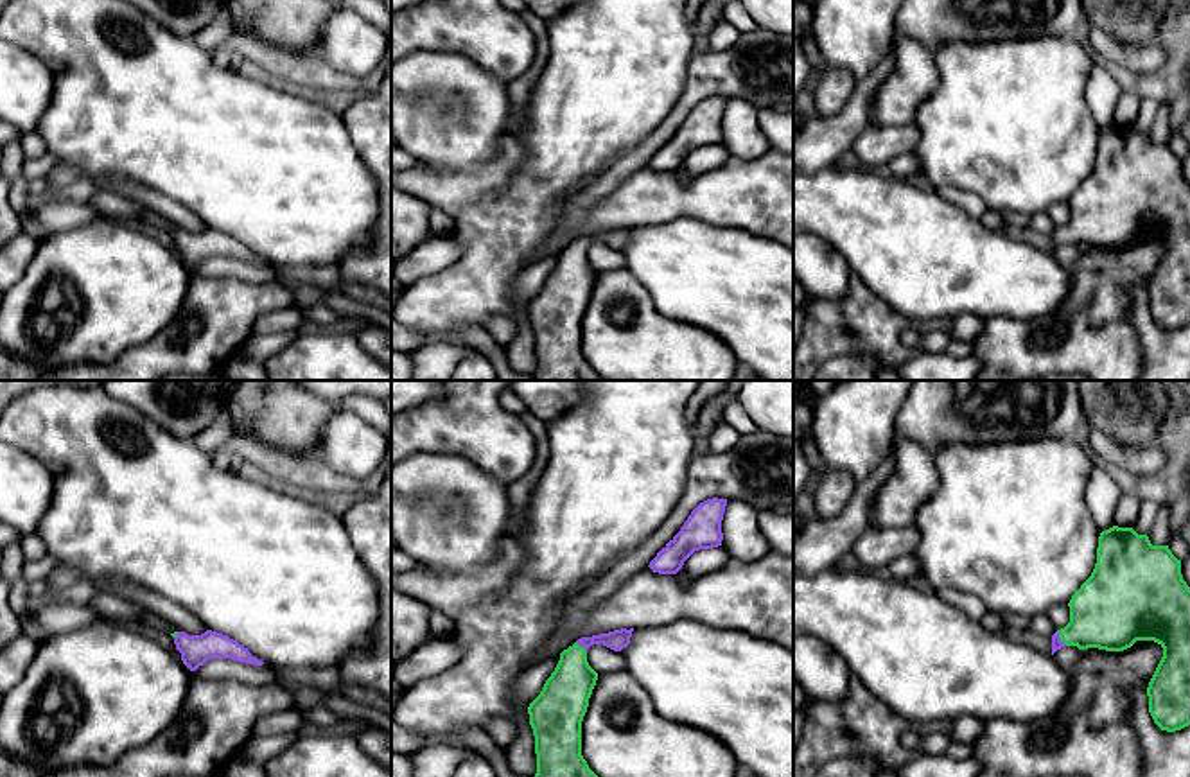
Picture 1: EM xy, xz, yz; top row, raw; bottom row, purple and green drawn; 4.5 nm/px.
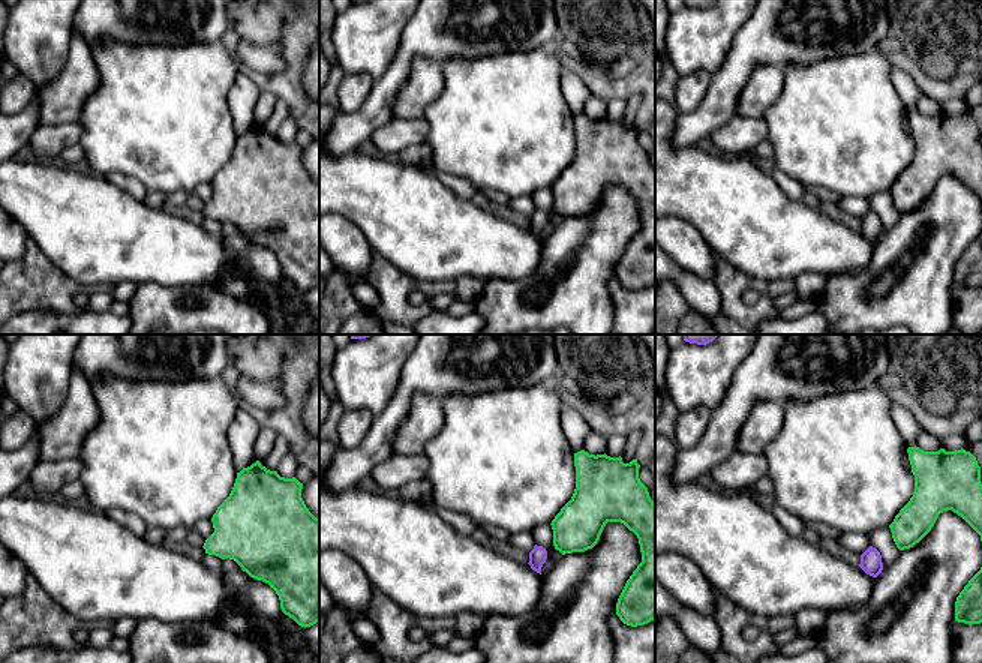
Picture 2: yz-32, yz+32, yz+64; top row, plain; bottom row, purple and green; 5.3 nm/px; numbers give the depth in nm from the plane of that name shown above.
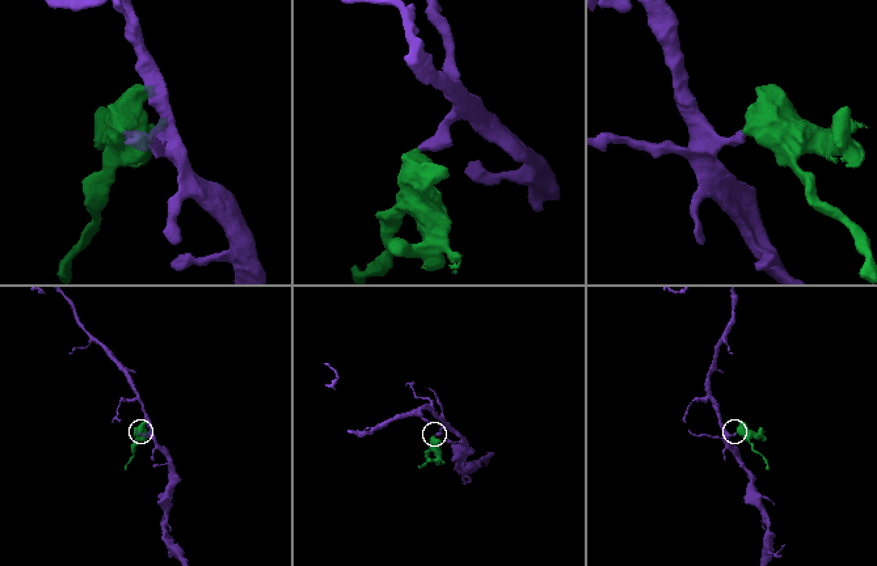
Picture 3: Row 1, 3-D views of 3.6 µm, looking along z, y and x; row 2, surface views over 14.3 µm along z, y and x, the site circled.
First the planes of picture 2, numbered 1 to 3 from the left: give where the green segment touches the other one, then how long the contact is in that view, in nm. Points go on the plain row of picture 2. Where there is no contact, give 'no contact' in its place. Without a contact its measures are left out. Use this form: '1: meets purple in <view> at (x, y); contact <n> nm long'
1: no contact
2: no contact
3: no contact

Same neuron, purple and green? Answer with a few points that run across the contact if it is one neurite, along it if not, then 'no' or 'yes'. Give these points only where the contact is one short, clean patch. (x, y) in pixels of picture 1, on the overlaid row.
line xz (618, 639), (593, 639), (582, 646), (564, 698); yes

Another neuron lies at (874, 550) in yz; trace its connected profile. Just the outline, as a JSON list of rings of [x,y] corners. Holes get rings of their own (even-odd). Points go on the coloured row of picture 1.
[[[914,524],[872,528],[854,542],[853,553],[862,571],[881,572],[892,560],[912,554],[919,540],[921,535]]]

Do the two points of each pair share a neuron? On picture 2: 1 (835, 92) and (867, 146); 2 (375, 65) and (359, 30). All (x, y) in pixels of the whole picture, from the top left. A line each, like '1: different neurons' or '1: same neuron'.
1: same neuron
2: same neuron

